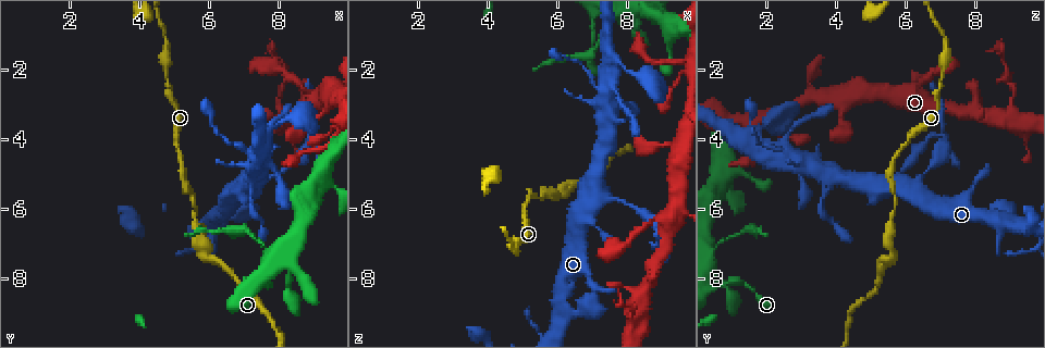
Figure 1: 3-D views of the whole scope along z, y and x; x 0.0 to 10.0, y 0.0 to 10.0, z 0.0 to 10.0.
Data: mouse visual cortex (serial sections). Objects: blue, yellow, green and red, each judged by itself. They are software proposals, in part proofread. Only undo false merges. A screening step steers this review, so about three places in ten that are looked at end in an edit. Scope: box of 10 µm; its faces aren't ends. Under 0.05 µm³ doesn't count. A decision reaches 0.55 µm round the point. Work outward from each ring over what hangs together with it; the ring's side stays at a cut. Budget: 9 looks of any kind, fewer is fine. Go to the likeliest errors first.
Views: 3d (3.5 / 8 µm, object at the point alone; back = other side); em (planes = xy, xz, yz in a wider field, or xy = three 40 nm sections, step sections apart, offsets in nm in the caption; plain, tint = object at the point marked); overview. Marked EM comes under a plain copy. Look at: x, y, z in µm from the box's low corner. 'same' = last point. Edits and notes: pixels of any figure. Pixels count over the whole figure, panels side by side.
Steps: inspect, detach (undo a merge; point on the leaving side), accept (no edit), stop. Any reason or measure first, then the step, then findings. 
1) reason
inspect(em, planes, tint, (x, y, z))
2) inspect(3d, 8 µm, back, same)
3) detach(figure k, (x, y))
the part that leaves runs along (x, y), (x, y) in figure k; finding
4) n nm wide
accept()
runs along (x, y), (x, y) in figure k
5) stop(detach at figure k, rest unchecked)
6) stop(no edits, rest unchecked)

thick turns thin
inspect(3d, 3.5 µm, (7.85, 5.05, 5.75))

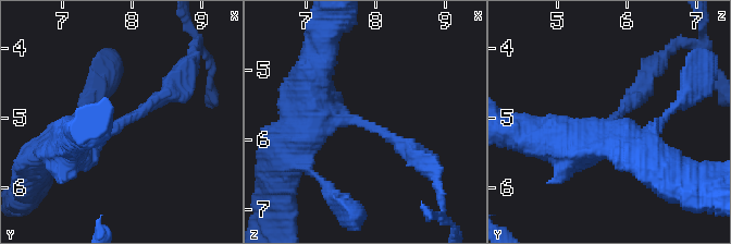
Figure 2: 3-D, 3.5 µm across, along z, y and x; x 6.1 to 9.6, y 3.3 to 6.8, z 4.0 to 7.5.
arms of 200, 450 nm; now the EM
inspect(em, xy, step 5, tint, (7.75, 5.10, 5.80))

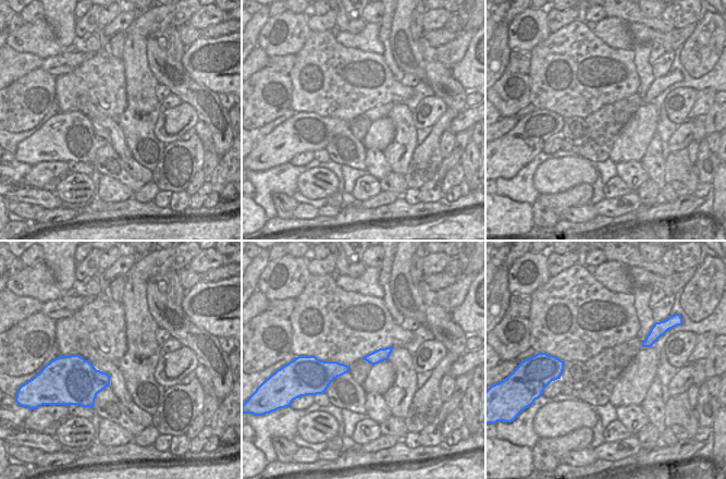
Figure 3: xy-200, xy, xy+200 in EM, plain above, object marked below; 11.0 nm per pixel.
accept()
runs along (54, 143), (111, 130), (171, 86) in figure 2; one cell here

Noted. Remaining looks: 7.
a narrow waist
inspect(3d, 3.5 µm, (7.40, 6.85, 0.85))

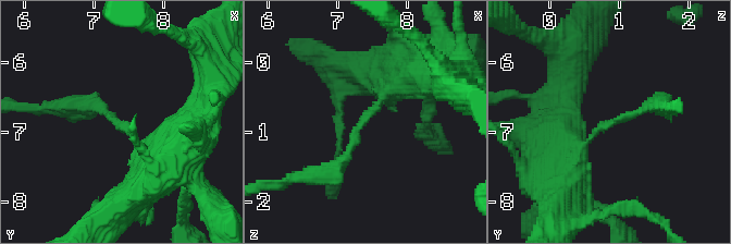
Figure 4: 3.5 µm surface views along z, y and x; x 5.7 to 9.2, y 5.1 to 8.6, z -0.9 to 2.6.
detach(figure 4, (113, 119))
the part that leaves runs along (126, 131), (102, 108), (79, 105) in figure 4; two cells meet here

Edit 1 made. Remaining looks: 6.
side arm on a straight run
inspect(3d, 3.5 µm, (9.20, 5.00, 0.80))

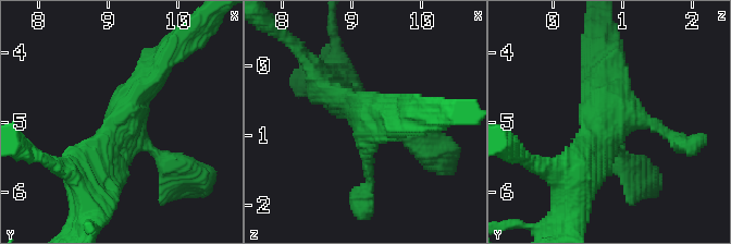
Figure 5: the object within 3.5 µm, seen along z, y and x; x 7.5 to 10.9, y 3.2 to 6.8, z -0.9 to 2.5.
need the tissue
inspect(em, xy, step 3, tint, (9.25, 5.00, 0.85))

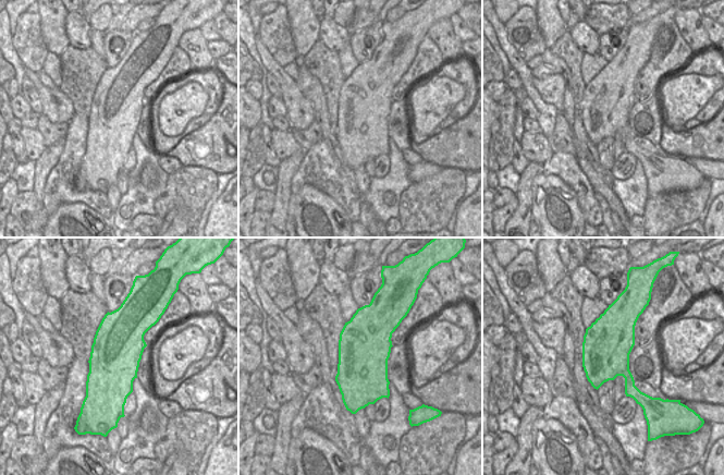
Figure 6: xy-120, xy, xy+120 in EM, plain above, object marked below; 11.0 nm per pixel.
600 nm wide
accept()
runs along (90, 180), (161, 62) in figure 5; one cell here

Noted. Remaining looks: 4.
thick turns thin
inspect(3d, 3.5 µm, (8.15, 3.25, 9.15))

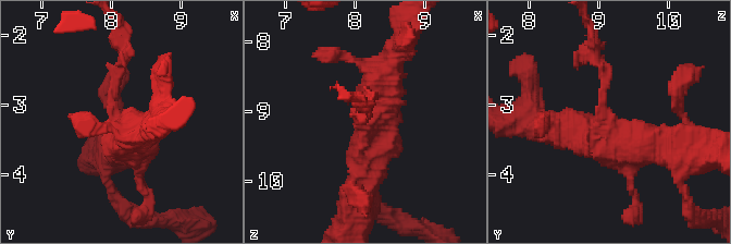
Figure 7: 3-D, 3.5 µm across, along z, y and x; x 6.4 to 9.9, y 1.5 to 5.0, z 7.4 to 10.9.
now the EM
inspect(em, planes, tint, (8.10, 3.25, 9.10))

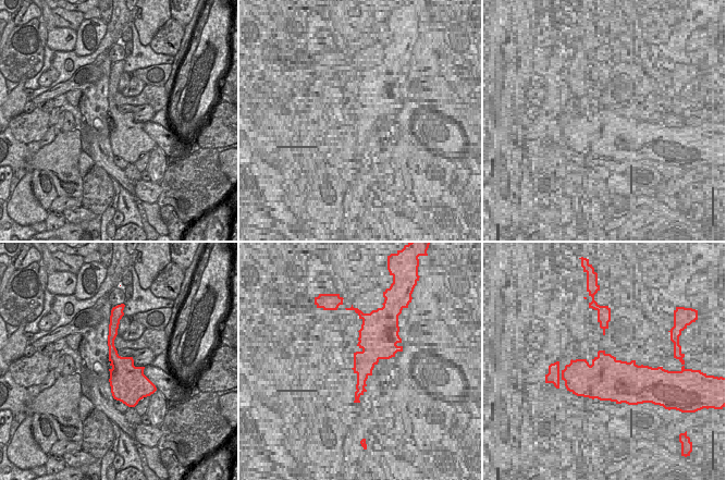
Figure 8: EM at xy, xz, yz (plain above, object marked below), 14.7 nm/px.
detach(figure 7, (606, 66))
the part that leaves runs along (603, 105), (592, 31) in figure 7; two cells meet here

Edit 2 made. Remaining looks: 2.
stop(detach at figure 4, detach at figure 7, rest unchecked)

